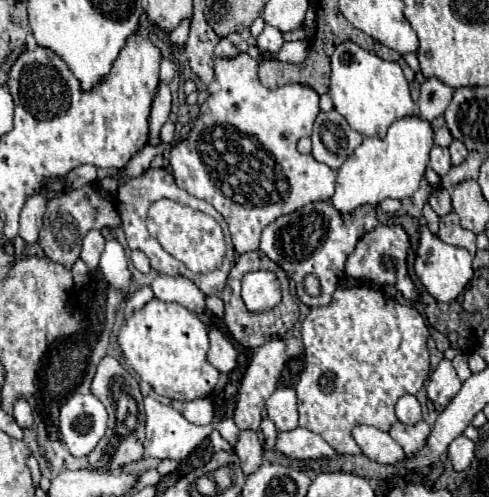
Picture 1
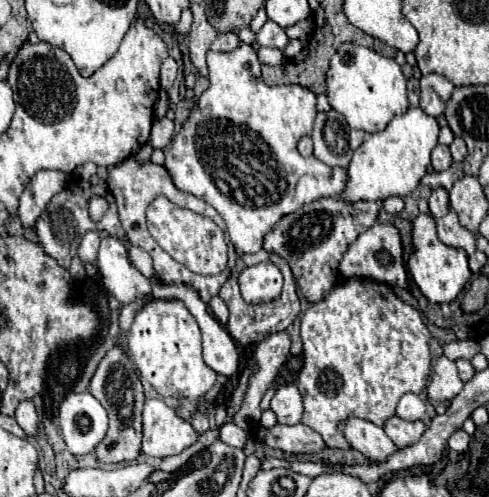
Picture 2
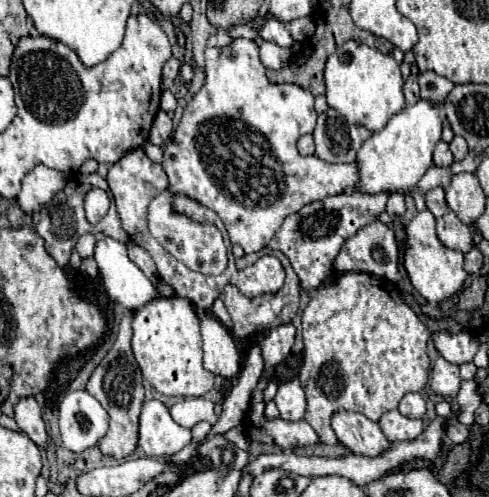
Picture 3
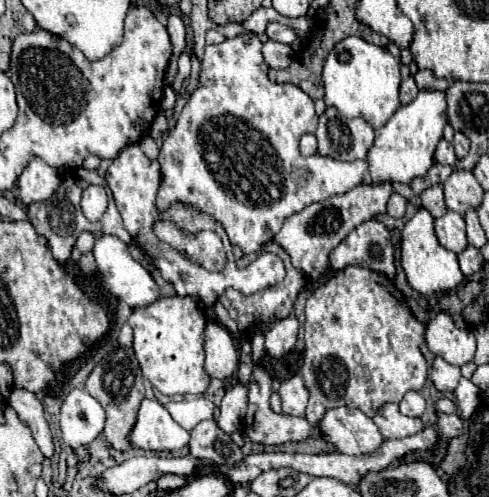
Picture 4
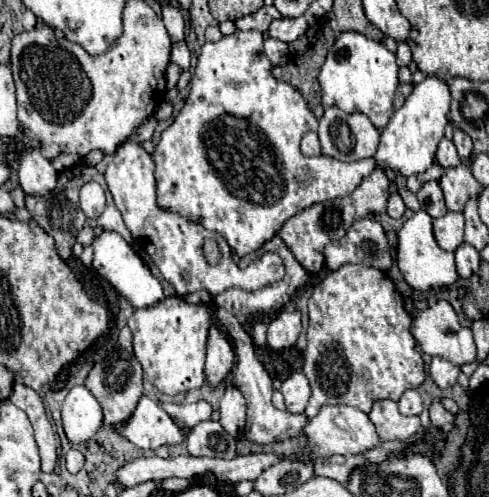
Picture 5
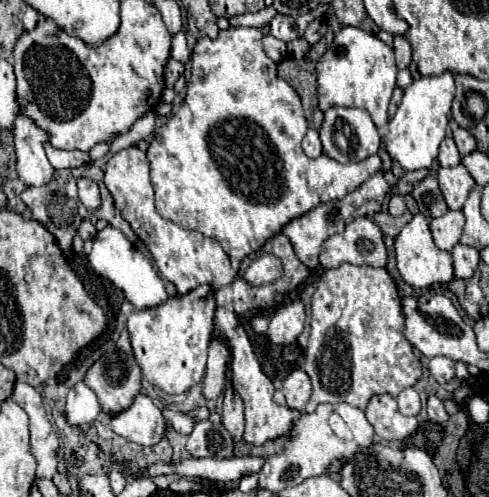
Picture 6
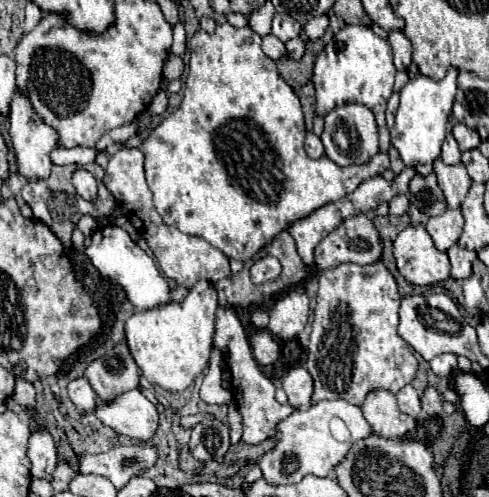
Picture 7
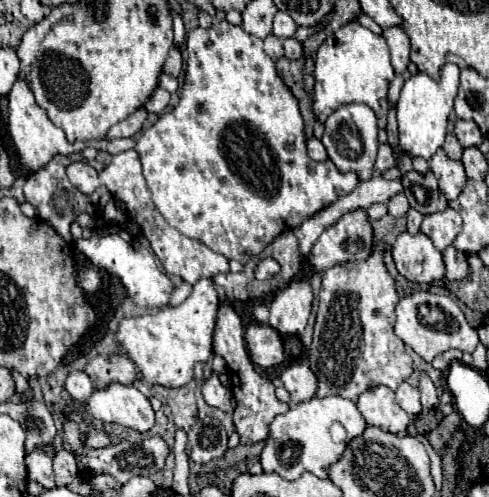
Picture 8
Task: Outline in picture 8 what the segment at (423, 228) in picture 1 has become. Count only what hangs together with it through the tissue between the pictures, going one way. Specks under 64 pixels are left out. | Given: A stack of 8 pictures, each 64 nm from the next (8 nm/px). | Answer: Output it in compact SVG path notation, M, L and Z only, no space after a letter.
M400 234L392 244L392 256L398 272L412 282L434 282L444 276L442 254L424 234Z

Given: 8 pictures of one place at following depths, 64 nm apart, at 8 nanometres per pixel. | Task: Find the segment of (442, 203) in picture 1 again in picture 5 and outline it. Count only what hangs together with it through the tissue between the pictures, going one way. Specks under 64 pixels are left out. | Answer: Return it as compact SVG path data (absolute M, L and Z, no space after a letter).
M430 180L430 182L422 184L422 188L416 192L416 198L418 198L422 210L428 212L432 218L440 218L448 212L446 204L444 204L442 188L438 186L436 180Z

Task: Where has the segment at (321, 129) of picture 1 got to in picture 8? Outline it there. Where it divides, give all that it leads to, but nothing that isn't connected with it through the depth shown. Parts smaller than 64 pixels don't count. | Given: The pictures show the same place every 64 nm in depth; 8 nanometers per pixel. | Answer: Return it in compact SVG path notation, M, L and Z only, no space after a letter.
M344 104L334 110L324 124L322 144L328 150L328 158L340 172L356 172L360 180L370 180L374 174L376 150L378 150L378 126L376 114L366 104Z

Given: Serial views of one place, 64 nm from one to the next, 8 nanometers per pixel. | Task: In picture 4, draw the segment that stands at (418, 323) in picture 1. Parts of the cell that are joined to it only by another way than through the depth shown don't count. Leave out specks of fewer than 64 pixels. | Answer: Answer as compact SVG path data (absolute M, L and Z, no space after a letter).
M346 266L320 284L306 302L304 332L306 348L300 374L310 390L306 420L312 426L328 408L336 406L358 408L364 414L374 416L382 404L398 404L408 390L420 390L426 382L428 366L420 352L420 344L424 342L424 324L412 316L408 306L404 306L404 296L394 288L390 278L370 268Z

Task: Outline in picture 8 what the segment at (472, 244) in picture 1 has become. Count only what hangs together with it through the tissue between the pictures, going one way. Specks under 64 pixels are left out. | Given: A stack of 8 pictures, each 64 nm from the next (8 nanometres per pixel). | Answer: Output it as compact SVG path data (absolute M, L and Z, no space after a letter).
M452 208L424 216L422 226L420 226L420 232L424 236L428 236L434 242L436 250L440 250L440 252L454 242L454 238L460 234L460 230L462 230L462 218Z

